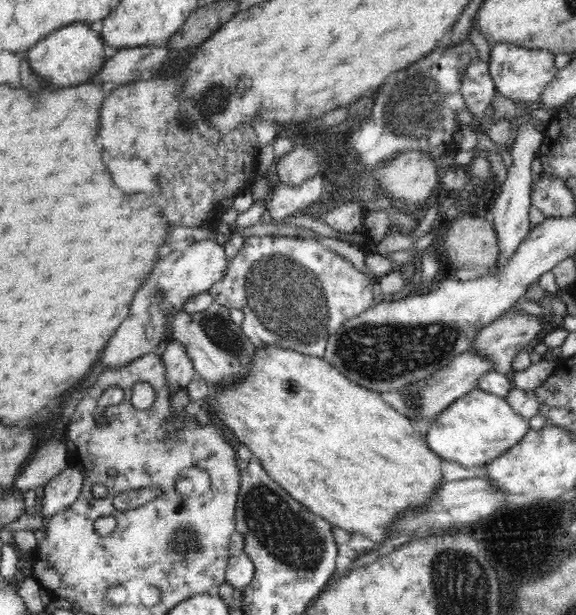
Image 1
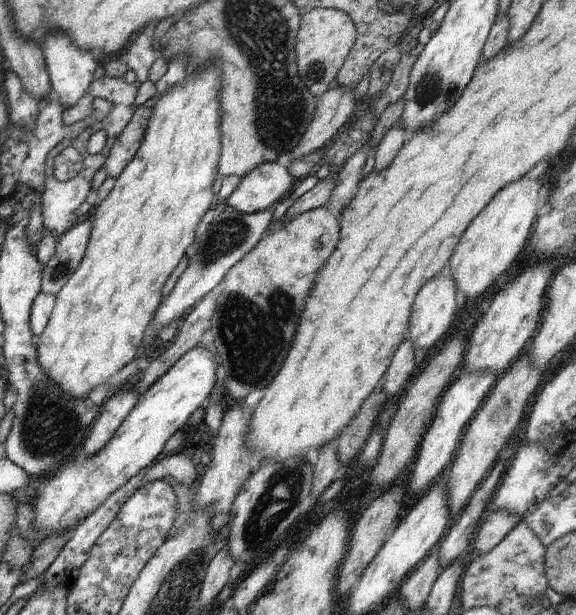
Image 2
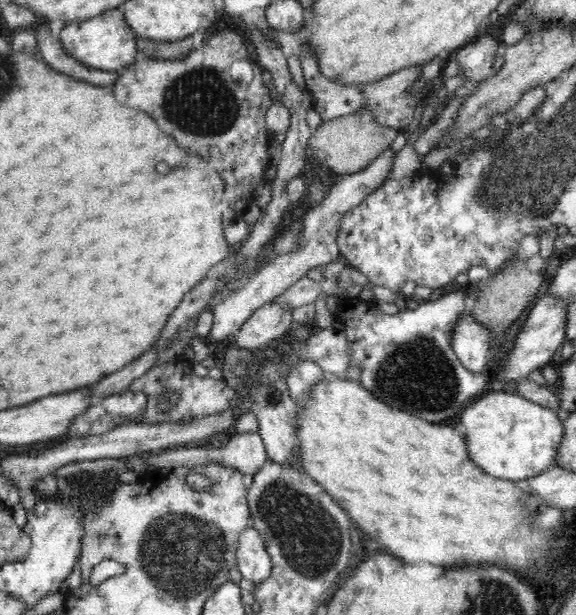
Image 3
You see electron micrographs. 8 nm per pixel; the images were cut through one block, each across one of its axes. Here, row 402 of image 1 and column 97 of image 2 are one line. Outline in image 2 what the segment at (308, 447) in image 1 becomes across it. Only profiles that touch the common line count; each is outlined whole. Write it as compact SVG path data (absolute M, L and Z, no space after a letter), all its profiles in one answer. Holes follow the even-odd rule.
M215 61L209 63L199 73L188 73L184 81L169 90L152 108L150 120L145 128L143 144L140 145L136 156L126 165L126 168L117 176L114 188L108 194L106 199L98 202L92 210L90 221L92 230L90 233L89 243L80 261L78 268L74 274L70 276L70 280L60 289L55 296L55 305L48 319L44 332L39 336L37 348L37 361L40 368L47 374L50 382L53 382L63 393L72 396L75 399L85 399L88 394L96 388L96 386L104 386L111 376L114 376L118 370L122 370L124 366L128 366L133 360L139 356L139 349L143 346L147 333L150 330L150 324L155 317L159 304L163 302L162 287L165 285L170 272L178 266L178 262L182 260L184 252L188 254L193 249L194 230L198 226L198 222L202 220L202 216L208 212L208 208L212 206L214 200L214 192L212 184L219 172L219 158L221 153L221 134L220 134L220 103L219 92L221 91L221 65Z

